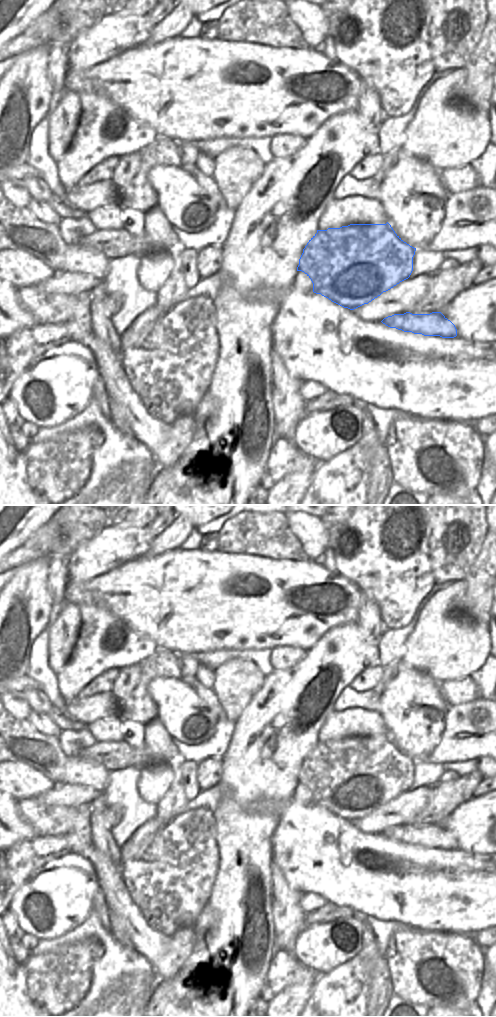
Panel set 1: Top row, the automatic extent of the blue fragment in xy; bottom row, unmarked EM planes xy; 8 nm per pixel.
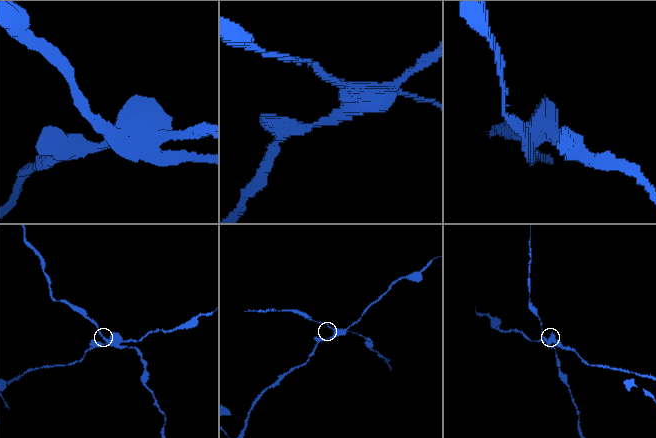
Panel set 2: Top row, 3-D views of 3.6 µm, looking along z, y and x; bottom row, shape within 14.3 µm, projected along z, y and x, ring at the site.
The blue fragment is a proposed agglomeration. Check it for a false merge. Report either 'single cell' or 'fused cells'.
fused cells

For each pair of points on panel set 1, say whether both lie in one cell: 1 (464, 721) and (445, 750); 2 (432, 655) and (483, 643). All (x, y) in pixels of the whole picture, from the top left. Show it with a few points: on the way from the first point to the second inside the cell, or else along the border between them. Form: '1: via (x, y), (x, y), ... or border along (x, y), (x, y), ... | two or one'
1: via (459, 728), (453, 735), (452, 743) | one
2: via (445, 645), (464, 645), (470, 643) | one

